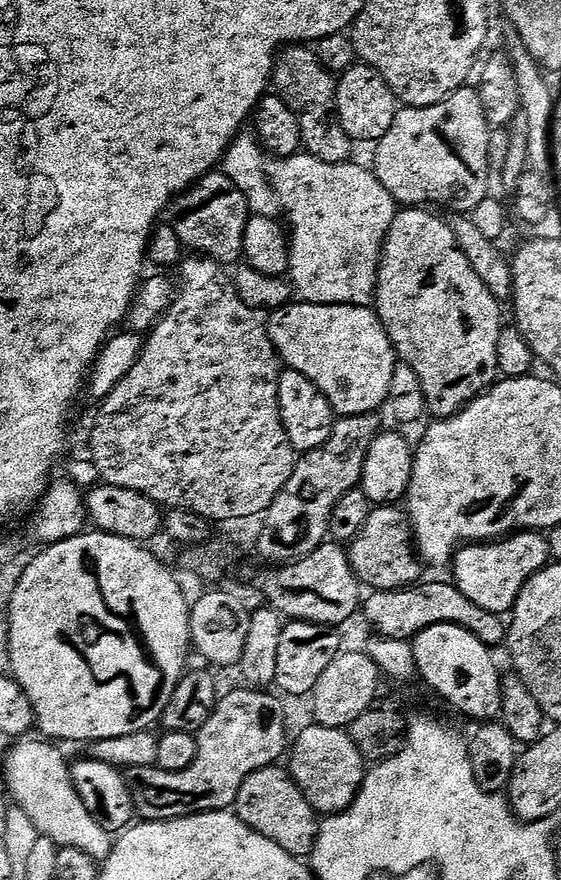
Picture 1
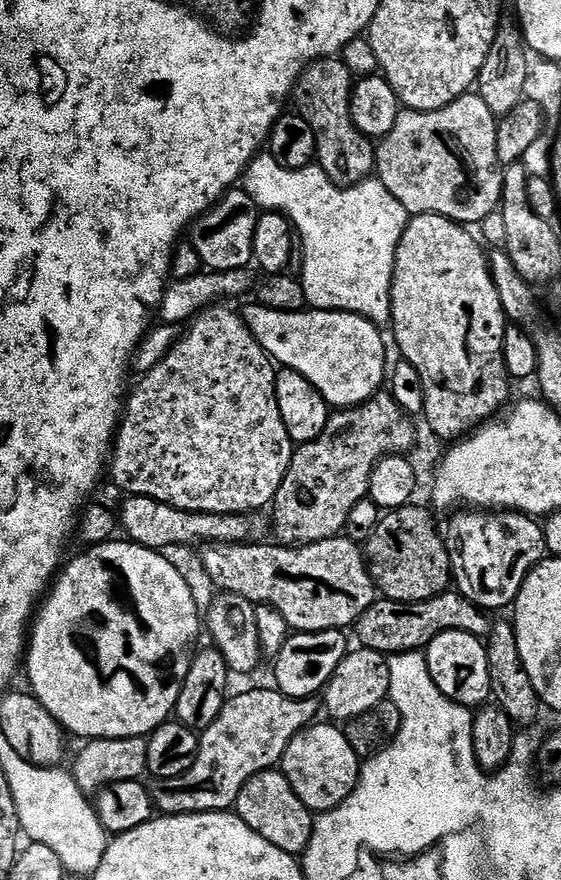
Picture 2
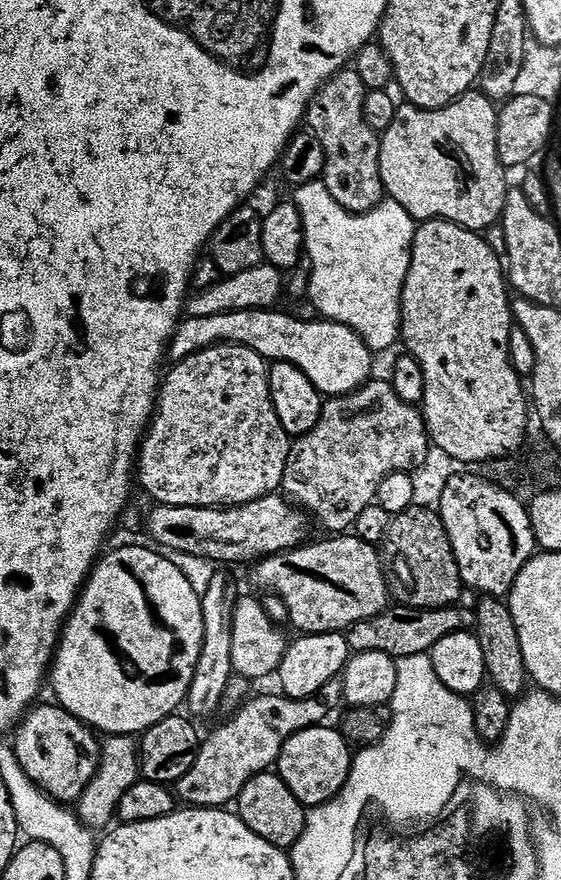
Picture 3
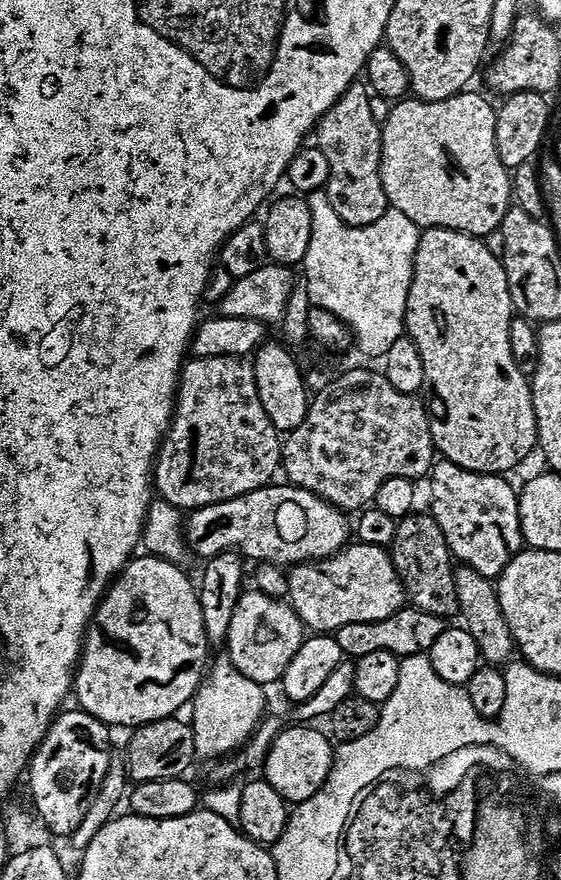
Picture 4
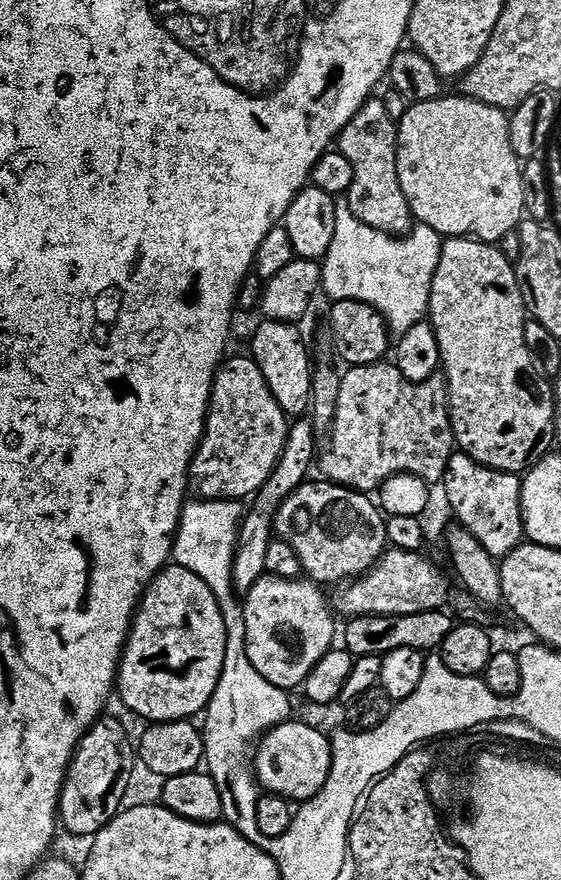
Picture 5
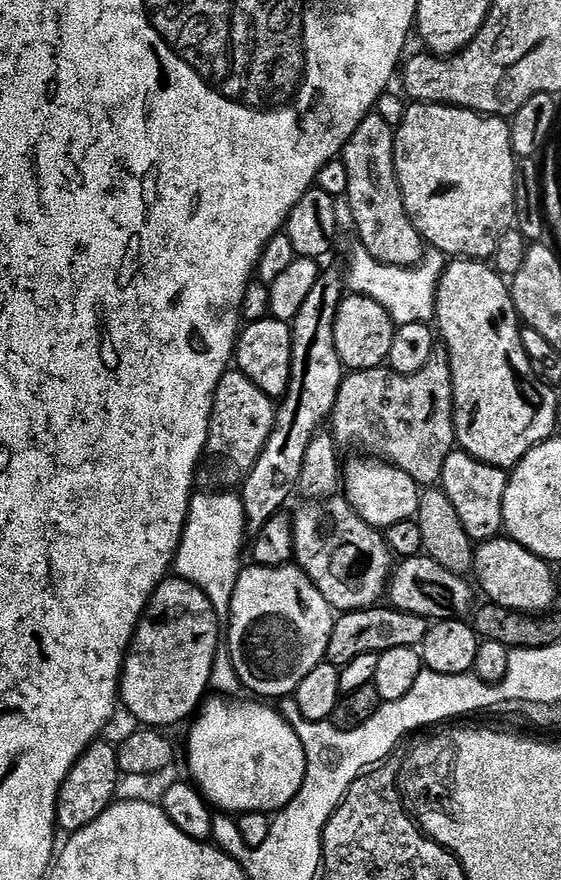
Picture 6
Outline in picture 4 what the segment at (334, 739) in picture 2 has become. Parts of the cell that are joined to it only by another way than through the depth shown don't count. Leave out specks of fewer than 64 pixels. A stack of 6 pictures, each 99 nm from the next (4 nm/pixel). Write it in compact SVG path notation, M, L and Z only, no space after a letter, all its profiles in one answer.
M312 726L300 727L304 728L285 727L281 731L280 737L268 751L267 761L262 768L268 784L274 786L274 790L278 790L278 794L282 794L282 798L292 806L314 798L314 794L324 788L334 759L333 741L325 733L324 737L322 733L315 732Z

